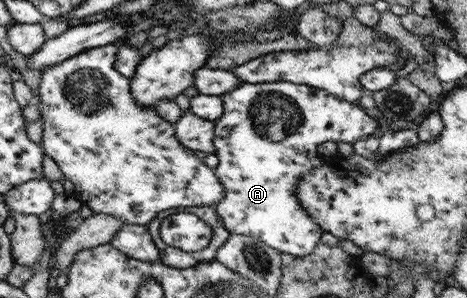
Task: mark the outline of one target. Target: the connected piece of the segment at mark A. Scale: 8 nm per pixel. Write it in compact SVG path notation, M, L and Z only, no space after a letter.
M240 82L230 91L219 96L222 115L213 121L213 146L219 163L213 168L220 186L224 188L222 199L213 205L217 217L230 234L250 235L268 247L282 253L302 257L313 251L324 231L316 225L296 200L294 188L302 174L318 167L326 160L316 150L324 141L352 143L372 133L381 132L372 114L350 103L338 99L327 91L290 82L246 83Z

